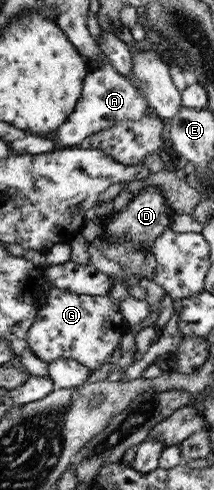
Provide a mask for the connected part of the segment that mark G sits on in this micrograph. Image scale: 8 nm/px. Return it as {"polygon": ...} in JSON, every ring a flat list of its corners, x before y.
{"polygon":[[54,285,39,305,38,317,29,329,28,345,46,363,68,357,96,371,112,363,112,353,120,348,120,341,130,332,130,327,120,313,119,304,108,294,80,295]]}

